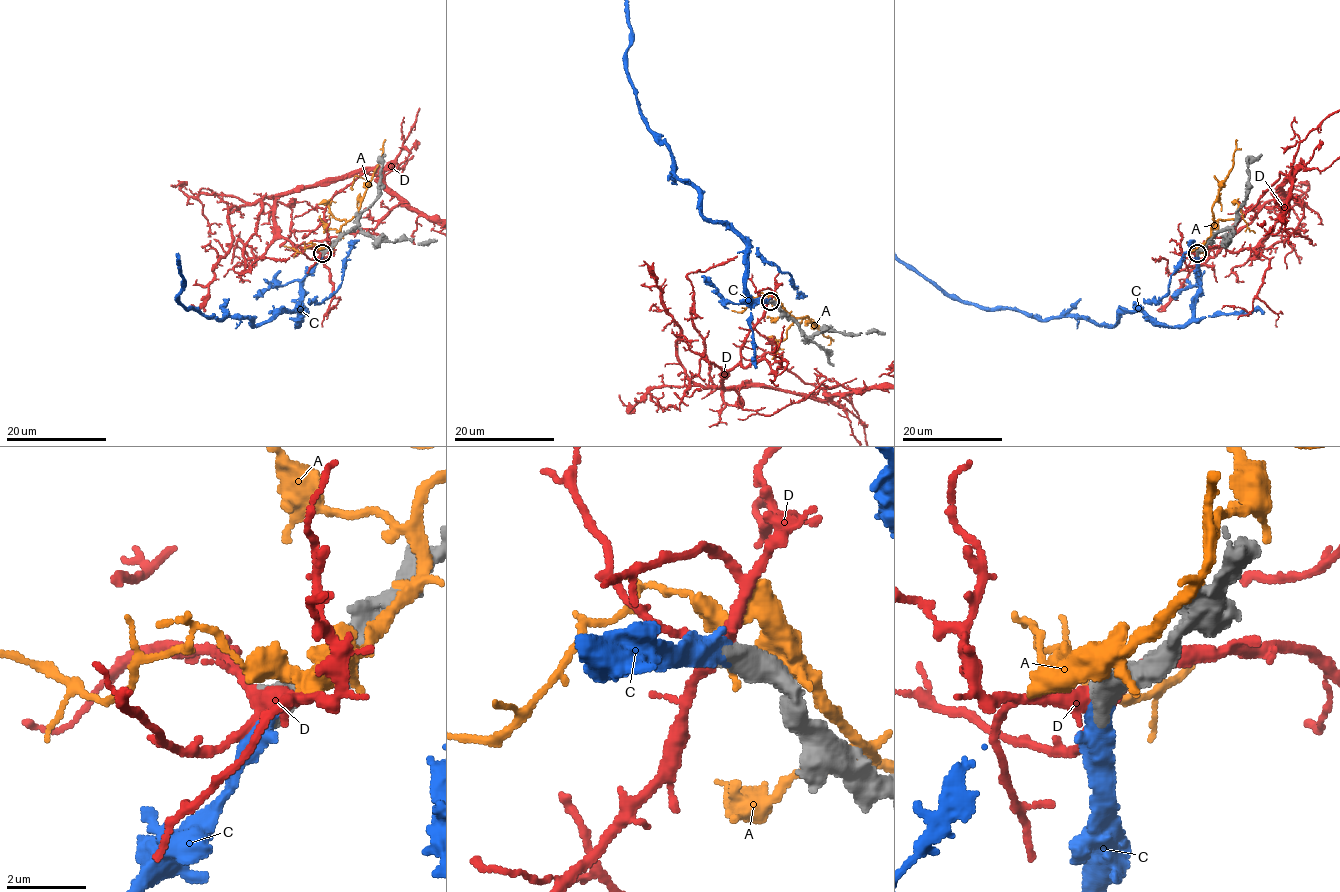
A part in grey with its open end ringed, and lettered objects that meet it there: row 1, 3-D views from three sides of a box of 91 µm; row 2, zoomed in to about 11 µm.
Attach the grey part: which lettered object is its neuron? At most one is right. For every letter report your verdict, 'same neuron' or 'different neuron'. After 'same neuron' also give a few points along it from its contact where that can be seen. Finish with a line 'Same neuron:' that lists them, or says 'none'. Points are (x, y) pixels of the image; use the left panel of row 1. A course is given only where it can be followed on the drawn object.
A: different neuron
C: same neuron
D: different neuron
Same neuron: C

